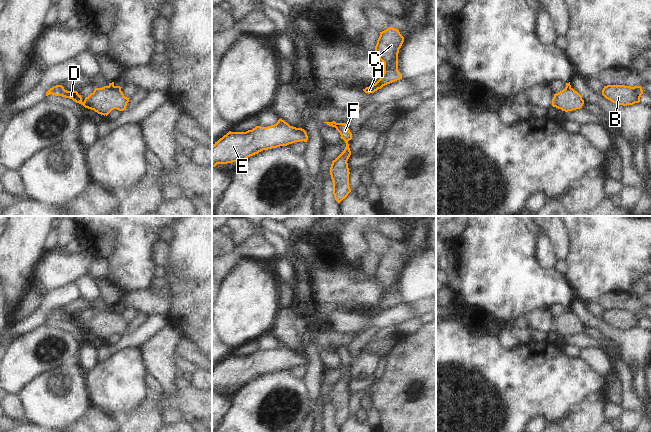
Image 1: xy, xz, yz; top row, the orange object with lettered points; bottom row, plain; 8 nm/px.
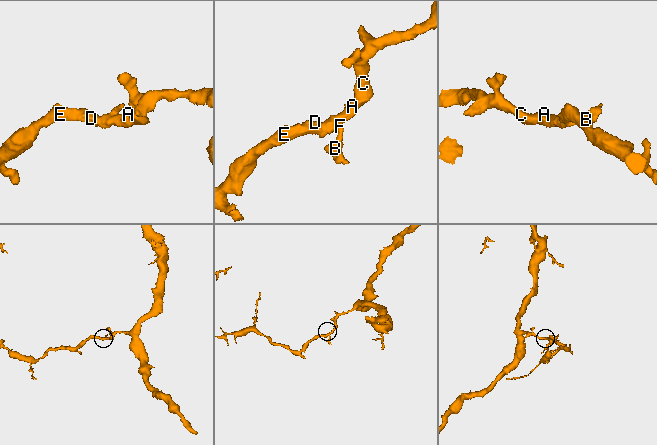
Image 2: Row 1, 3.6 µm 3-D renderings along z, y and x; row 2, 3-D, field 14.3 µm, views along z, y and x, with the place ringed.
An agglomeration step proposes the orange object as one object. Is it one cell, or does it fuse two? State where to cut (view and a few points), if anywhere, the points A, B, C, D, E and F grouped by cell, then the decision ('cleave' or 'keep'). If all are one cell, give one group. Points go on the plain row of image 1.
xy (109, 309), (120, 313) | A C D E / B F | cleave

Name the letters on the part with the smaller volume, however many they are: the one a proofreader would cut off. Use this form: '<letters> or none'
B, F

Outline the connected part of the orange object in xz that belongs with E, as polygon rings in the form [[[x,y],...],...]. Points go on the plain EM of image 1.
[[[282,343],[274,349],[256,350],[246,356],[229,355],[212,369],[212,391],[217,388],[242,386],[263,374],[307,364],[304,353],[290,350]]]

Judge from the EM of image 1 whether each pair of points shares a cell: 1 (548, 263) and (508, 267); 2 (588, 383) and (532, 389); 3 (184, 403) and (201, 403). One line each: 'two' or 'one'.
1: two
2: one
3: one

